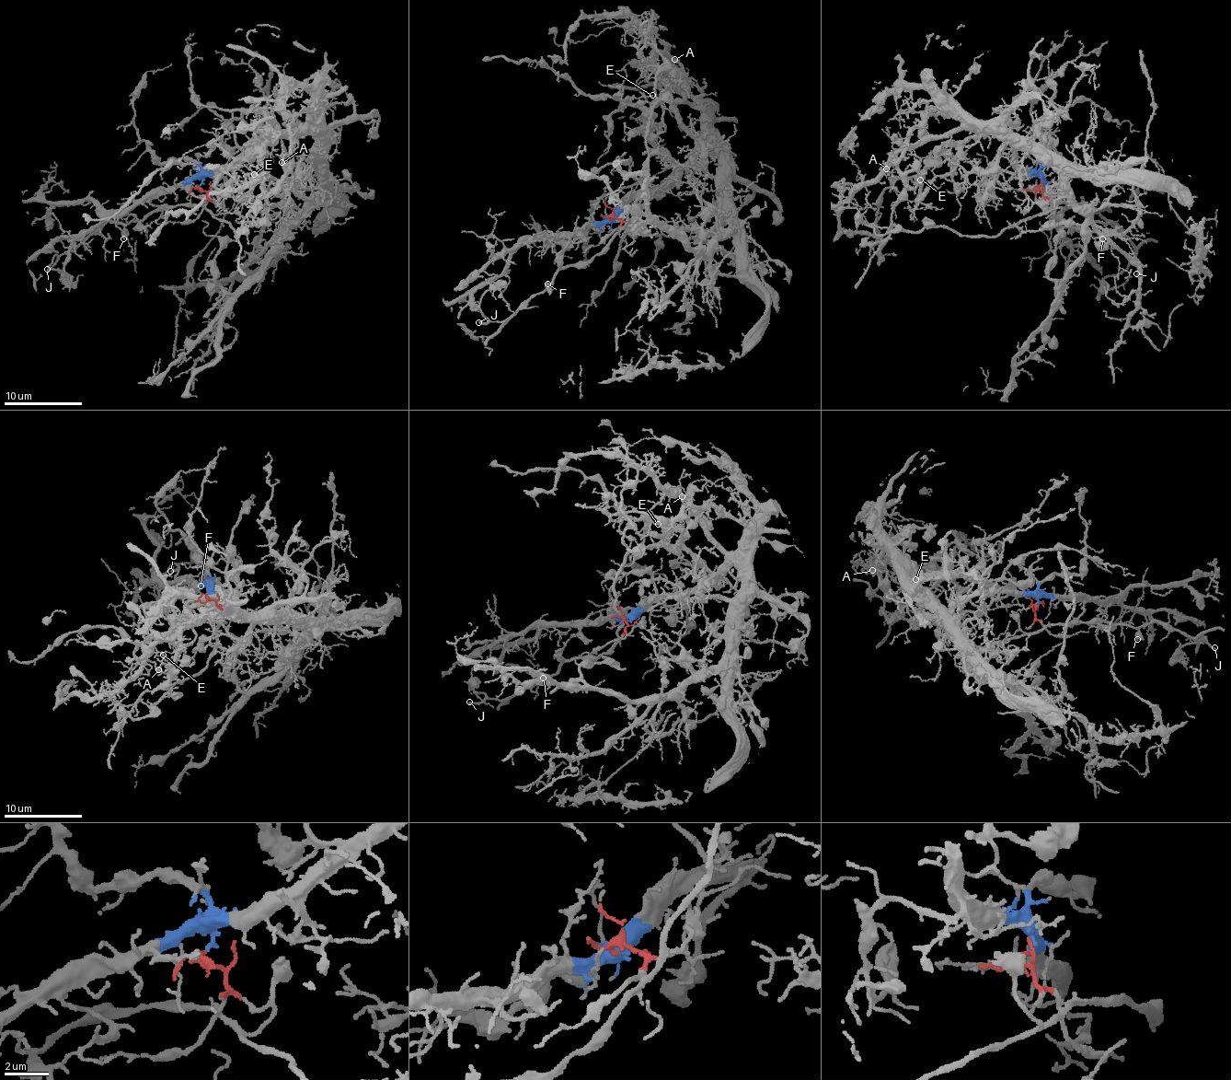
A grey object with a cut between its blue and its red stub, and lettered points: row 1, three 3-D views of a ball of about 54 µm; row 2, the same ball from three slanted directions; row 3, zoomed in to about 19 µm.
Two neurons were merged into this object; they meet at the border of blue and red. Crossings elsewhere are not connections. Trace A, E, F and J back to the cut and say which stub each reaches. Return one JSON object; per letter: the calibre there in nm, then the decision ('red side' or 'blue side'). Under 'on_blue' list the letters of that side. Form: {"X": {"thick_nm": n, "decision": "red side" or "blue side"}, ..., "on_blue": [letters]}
{"A": {"thick_nm": 140, "decision": "blue side"}, "E": {"thick_nm": 100, "decision": "blue side"}, "F": {"thick_nm": 360, "decision": "red side"}, "J": {"thick_nm": 200, "decision": "red side"}, "on_blue": ["A", "E"]}

